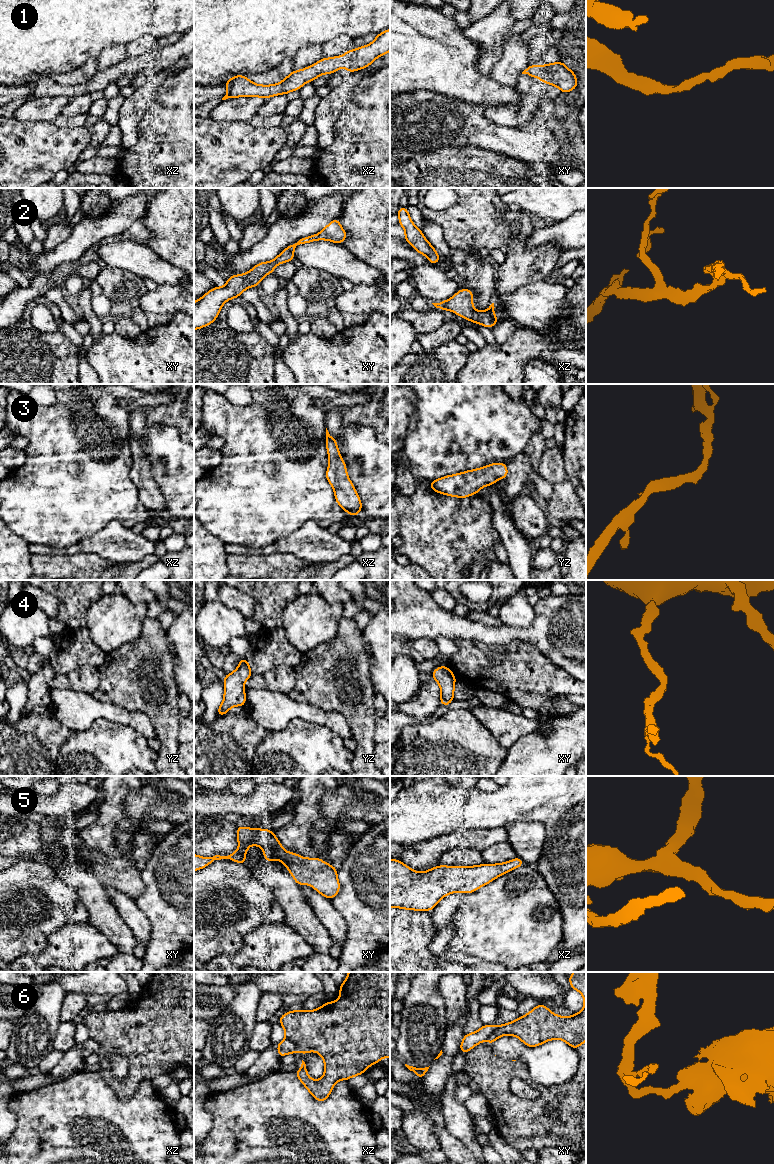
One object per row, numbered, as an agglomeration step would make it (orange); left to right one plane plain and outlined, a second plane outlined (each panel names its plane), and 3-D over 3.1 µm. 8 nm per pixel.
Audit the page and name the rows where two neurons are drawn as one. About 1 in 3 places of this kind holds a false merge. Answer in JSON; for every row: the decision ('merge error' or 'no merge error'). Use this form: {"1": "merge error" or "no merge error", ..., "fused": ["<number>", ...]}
{"1": "no merge error", "2": "no merge error", "3": "no merge error", "4": "no merge error", "5": "no merge error", "6": "merge error", "fused": ["6"]}

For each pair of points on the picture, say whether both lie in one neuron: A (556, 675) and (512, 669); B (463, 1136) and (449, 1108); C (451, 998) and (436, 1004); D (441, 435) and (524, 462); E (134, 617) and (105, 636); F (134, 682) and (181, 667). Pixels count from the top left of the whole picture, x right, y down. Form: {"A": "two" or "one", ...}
{"A": "one", "B": "one", "C": "two", "D": "two", "E": "one", "F": "two"}

